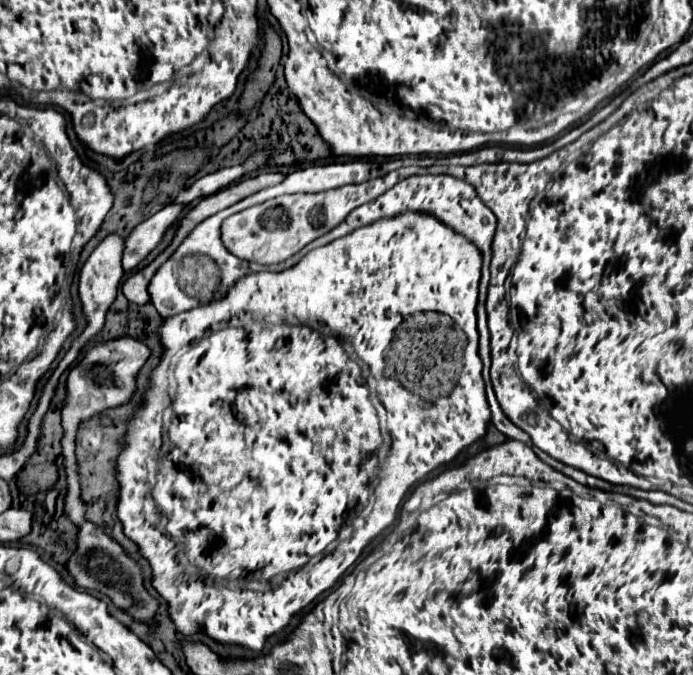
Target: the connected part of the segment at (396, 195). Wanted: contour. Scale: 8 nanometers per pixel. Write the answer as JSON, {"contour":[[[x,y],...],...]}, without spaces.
{"contour":[[[414,175],[414,177],[402,179],[392,189],[388,189],[386,193],[376,197],[372,203],[366,203],[366,205],[354,209],[348,215],[348,219],[344,219],[340,223],[340,227],[334,227],[330,233],[314,239],[300,253],[306,253],[306,251],[310,251],[314,247],[320,247],[320,245],[326,245],[326,243],[330,243],[330,241],[334,241],[334,239],[338,239],[342,235],[348,235],[350,231],[354,231],[354,229],[358,229],[362,225],[370,225],[370,223],[374,223],[378,219],[398,215],[400,211],[406,211],[406,209],[428,211],[430,215],[436,215],[438,219],[444,219],[444,223],[448,223],[450,227],[456,227],[456,231],[460,231],[462,235],[468,235],[468,239],[472,239],[472,243],[476,243],[476,247],[480,247],[480,251],[484,255],[484,281],[486,281],[486,277],[488,277],[486,271],[488,271],[490,257],[492,257],[492,239],[494,239],[494,231],[496,231],[496,217],[482,203],[482,199],[476,195],[476,191],[474,191],[474,187],[470,183],[466,183],[462,179],[456,179],[452,175]]]}

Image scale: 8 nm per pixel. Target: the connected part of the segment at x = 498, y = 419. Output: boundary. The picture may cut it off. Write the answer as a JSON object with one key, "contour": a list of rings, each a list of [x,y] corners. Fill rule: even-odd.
{"contour":[[[486,375],[486,395],[488,395],[488,401],[490,401],[490,409],[492,409],[492,425],[494,425],[498,431],[502,431],[506,437],[518,439],[518,441],[530,445],[528,433],[524,433],[520,427],[516,427],[516,425],[502,413],[502,407],[500,407],[500,403],[496,401],[496,395],[494,395],[494,389],[492,389],[492,385],[490,385],[488,375]]]}

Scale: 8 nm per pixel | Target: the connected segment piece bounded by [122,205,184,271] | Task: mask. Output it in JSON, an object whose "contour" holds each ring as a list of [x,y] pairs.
{"contour":[[[166,205],[156,215],[148,217],[140,225],[132,229],[132,233],[124,239],[122,251],[122,267],[124,271],[132,271],[164,237],[166,229],[178,219],[184,205]]]}

